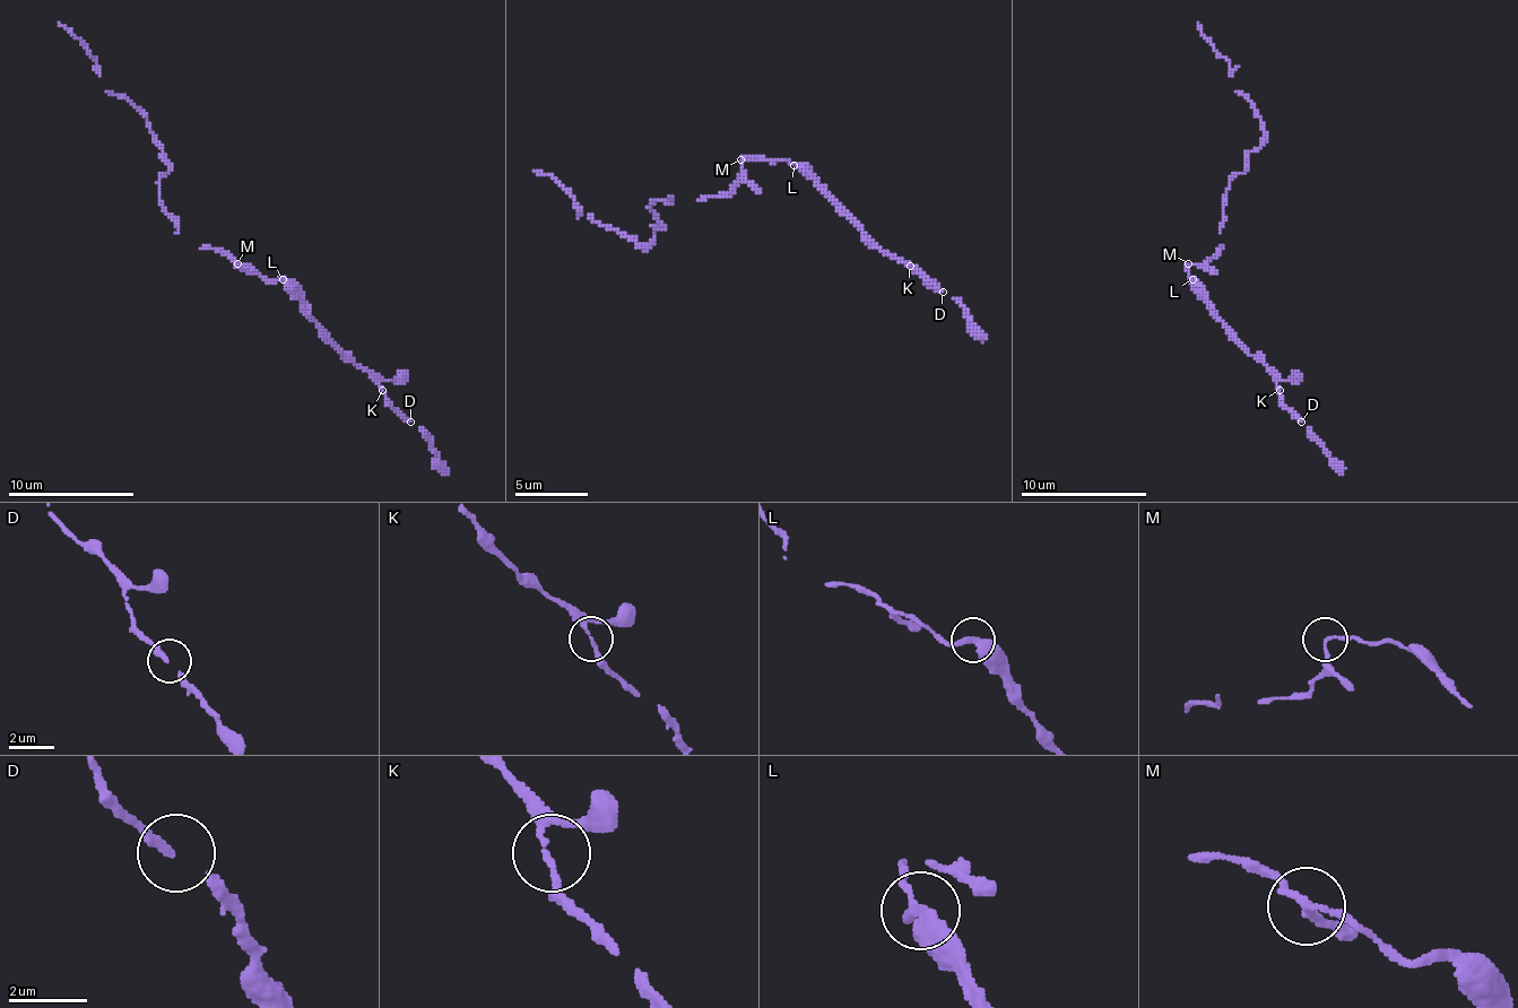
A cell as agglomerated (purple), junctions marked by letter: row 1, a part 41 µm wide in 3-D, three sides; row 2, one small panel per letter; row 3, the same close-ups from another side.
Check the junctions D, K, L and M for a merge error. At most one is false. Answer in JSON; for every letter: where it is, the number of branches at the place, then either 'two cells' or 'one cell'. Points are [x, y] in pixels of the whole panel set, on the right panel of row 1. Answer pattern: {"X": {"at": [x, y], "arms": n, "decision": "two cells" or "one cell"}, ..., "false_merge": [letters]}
{"D": {"at": [1301, 422], "arms": 2, "decision": "one cell"}, "K": {"at": [1280, 390], "arms": 2, "decision": "one cell"}, "L": {"at": [1193, 279], "arms": 2, "decision": "one cell"}, "M": {"at": [1188, 263], "arms": 2, "decision": "one cell"}, "false_merge": []}

